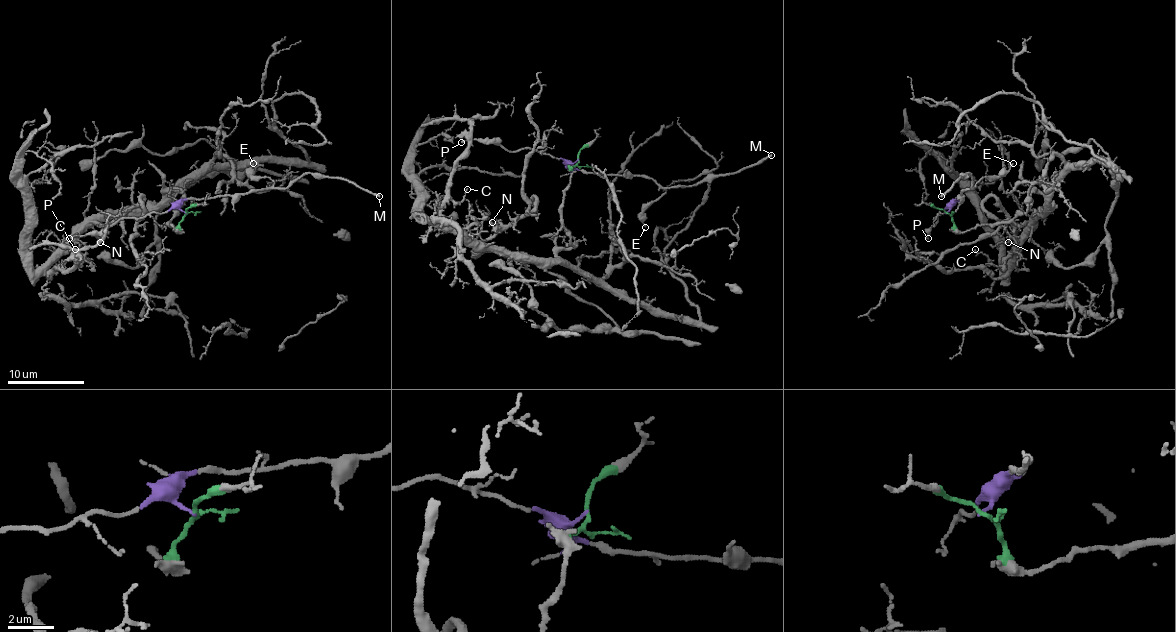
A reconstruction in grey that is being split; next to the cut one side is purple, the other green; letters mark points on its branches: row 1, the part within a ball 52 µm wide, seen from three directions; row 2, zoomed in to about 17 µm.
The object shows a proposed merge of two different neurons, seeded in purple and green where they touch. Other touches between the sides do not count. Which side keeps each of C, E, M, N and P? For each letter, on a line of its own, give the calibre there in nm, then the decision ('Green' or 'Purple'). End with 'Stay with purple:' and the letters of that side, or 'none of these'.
C: Thickness 130 nm. Green
E: Thickness 140 nm. Purple
M: Thickness 240 nm. Purple
N: Thickness 160 nm. Green
P: Thickness 160 nm. Purple
Stay with purple: E, M, P

